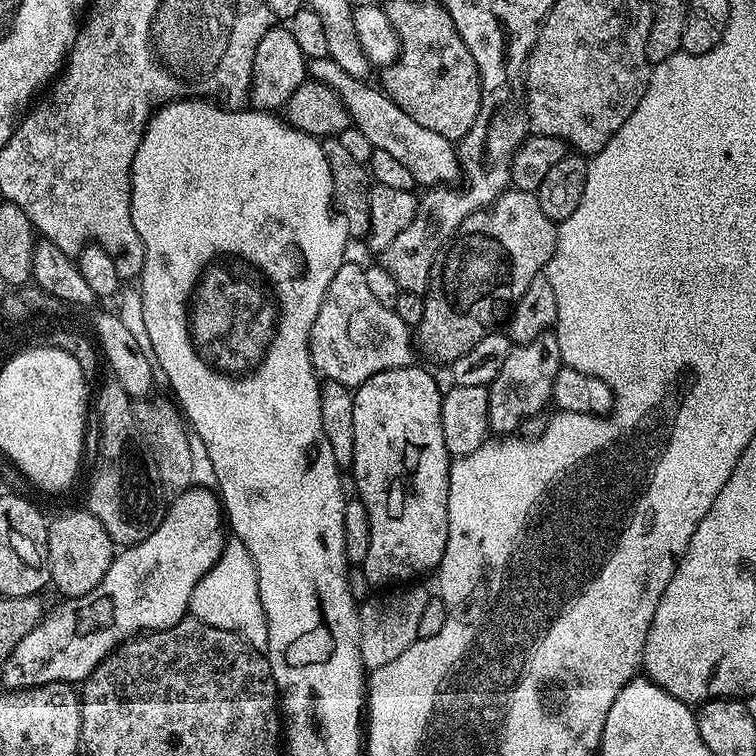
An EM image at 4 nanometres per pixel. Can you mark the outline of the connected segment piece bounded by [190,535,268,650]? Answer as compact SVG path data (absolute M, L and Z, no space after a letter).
M229 535L224 542L224 549L218 562L194 586L190 612L193 617L210 626L236 632L250 646L261 650L268 647L268 623L258 590L258 574L250 550L238 537Z

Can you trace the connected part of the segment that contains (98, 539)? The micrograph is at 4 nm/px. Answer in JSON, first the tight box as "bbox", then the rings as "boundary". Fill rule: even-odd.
{"bbox":[48,510,114,597],"boundary":[[[87,510],[68,512],[54,519],[48,526],[48,565],[52,575],[50,584],[61,592],[61,597],[85,596],[106,578],[114,559],[114,545],[110,534]]]}

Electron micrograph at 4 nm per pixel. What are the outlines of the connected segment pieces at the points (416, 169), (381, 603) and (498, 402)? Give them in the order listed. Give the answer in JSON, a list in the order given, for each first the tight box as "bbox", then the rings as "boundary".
[{"bbox":[310,60,462,186],"boundary":[[[313,60],[310,64],[311,79],[333,88],[338,98],[346,106],[348,119],[373,144],[374,148],[386,150],[386,154],[394,154],[406,170],[416,179],[417,185],[448,186],[462,176],[462,165],[453,141],[442,138],[442,134],[434,134],[434,130],[426,130],[410,118],[410,114],[402,111],[394,101],[379,87],[371,88],[361,77],[351,76],[333,60]]]},{"bbox":[358,582,430,670],"boundary":[[[412,582],[407,586],[396,586],[391,590],[381,592],[384,592],[381,596],[369,595],[358,608],[360,657],[365,669],[368,670],[386,666],[386,662],[394,662],[394,658],[398,658],[402,650],[406,650],[418,639],[418,622],[426,611],[426,602],[430,599],[430,592],[427,592],[420,582]]]},{"bbox":[487,334,562,434],"boundary":[[[542,334],[533,340],[517,343],[509,352],[506,362],[502,362],[502,370],[493,378],[492,383],[487,385],[488,389],[488,426],[489,429],[500,431],[500,434],[512,434],[516,427],[523,422],[527,416],[536,416],[544,407],[549,407],[552,398],[552,386],[555,375],[558,374],[562,365],[558,342],[555,335]]]}]

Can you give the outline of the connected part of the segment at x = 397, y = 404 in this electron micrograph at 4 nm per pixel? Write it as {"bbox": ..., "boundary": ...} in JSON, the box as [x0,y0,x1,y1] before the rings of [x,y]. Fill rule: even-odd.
{"bbox":[350,366,450,586],"boundary":[[[409,366],[406,368],[395,368],[394,370],[386,370],[385,372],[379,372],[374,374],[374,378],[370,378],[366,382],[362,382],[359,388],[355,389],[352,401],[354,402],[354,458],[352,459],[352,466],[350,469],[350,475],[352,480],[356,483],[355,495],[362,502],[362,506],[366,506],[366,514],[370,518],[370,550],[366,550],[366,558],[362,565],[364,569],[365,578],[368,580],[369,585],[376,586],[376,584],[384,584],[380,586],[388,586],[393,582],[408,582],[413,578],[420,578],[423,572],[439,569],[442,562],[442,554],[446,550],[446,538],[448,537],[448,469],[450,467],[450,457],[446,450],[446,442],[444,441],[444,435],[442,434],[442,414],[440,413],[440,402],[442,399],[442,388],[436,385],[436,380],[427,372],[424,368],[416,368],[417,366]]]}

